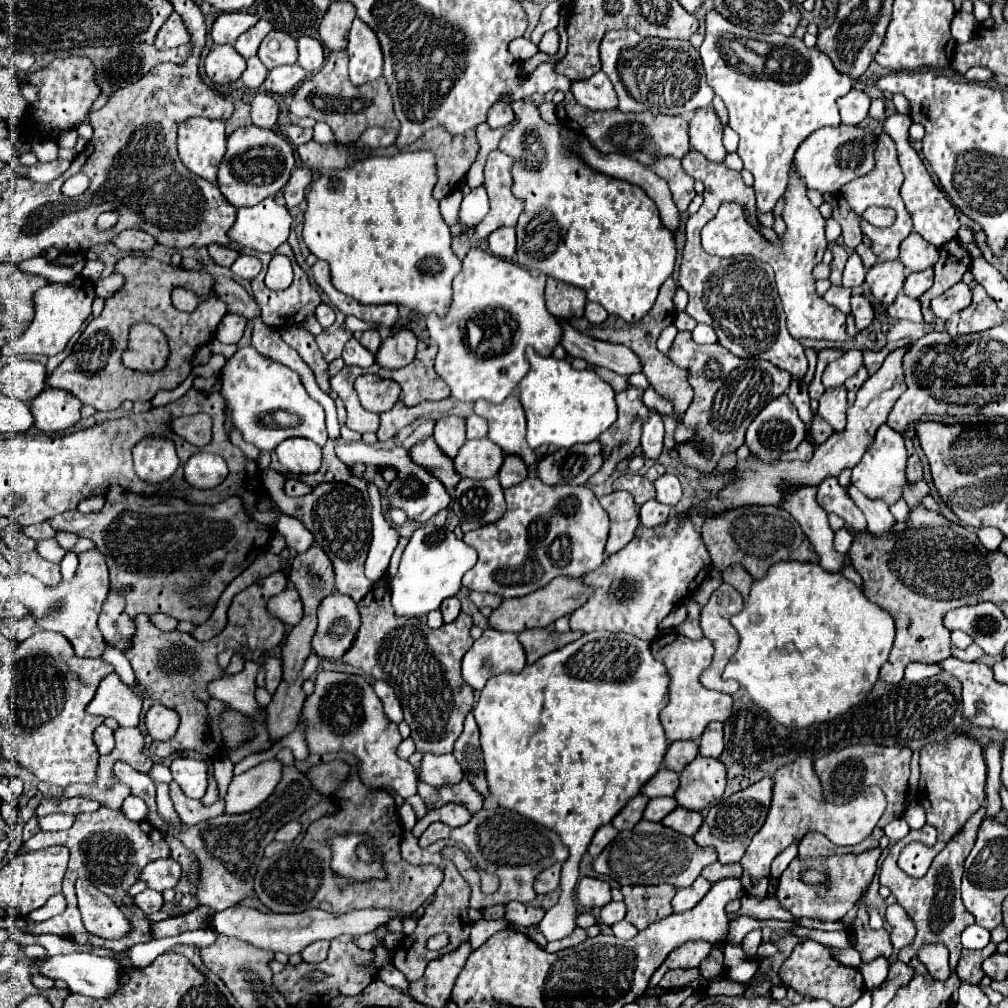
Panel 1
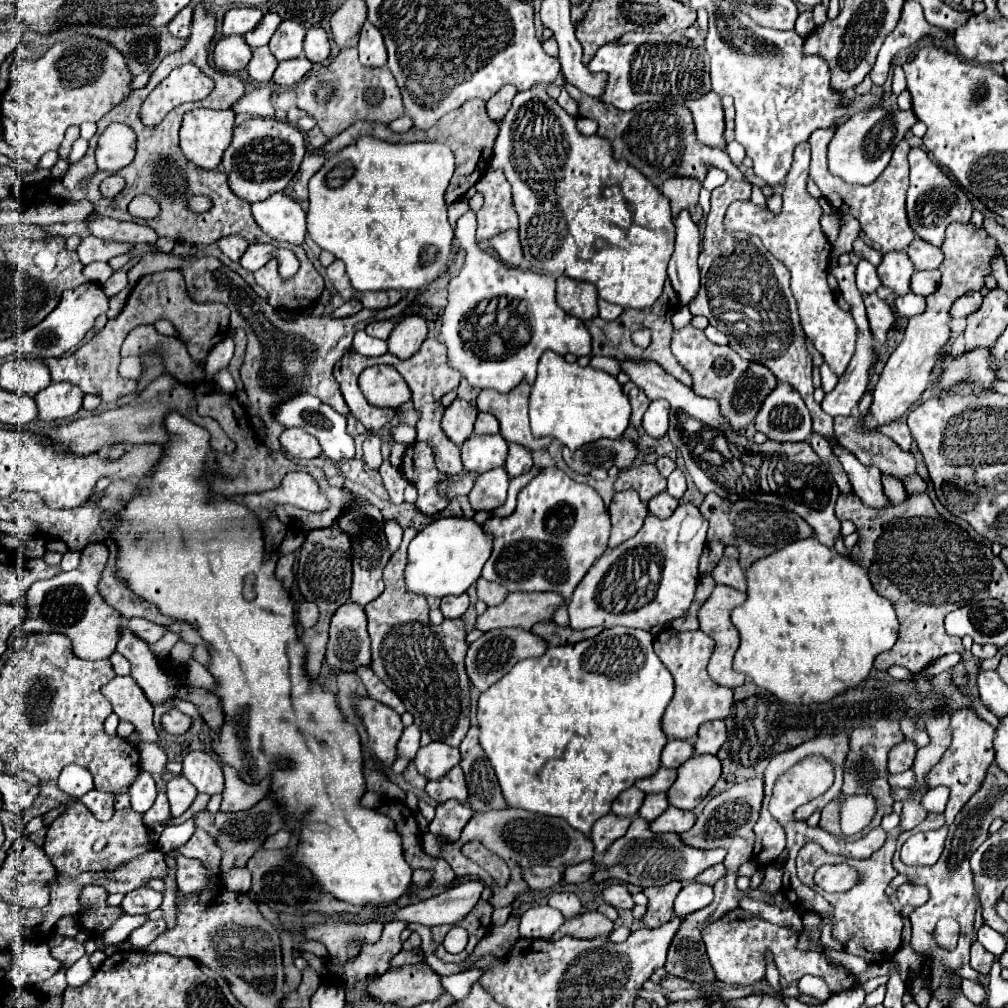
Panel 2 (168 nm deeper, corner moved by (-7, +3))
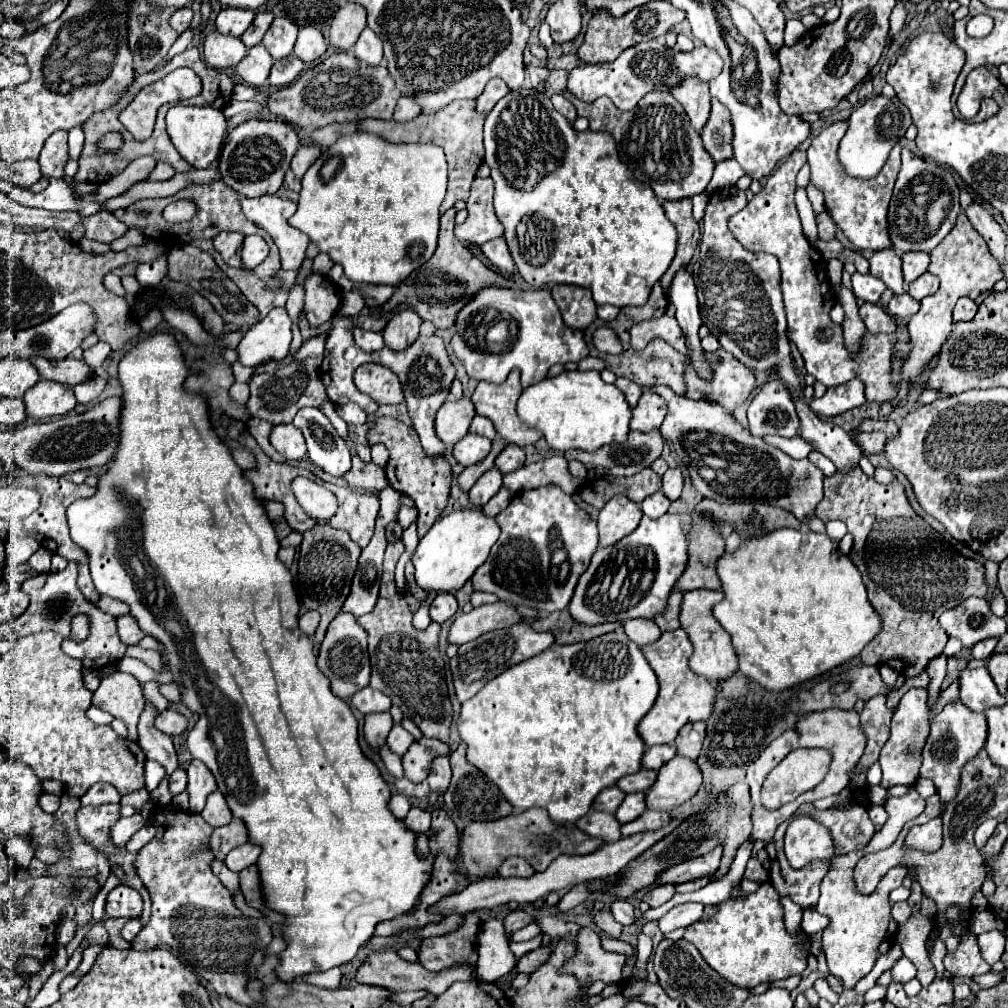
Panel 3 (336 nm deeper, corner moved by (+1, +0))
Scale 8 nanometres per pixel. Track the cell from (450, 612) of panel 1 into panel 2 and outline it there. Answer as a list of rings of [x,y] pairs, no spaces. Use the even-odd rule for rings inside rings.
[[[460,594],[460,596],[444,596],[440,610],[444,614],[444,618],[460,618],[468,608],[468,594]]]

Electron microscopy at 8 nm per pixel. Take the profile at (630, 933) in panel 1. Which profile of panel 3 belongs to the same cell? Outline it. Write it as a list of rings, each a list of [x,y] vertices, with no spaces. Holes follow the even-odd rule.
[[[584,927],[578,933],[578,953],[572,957],[564,971],[574,973],[586,985],[590,981],[606,981],[606,983],[620,983],[622,981],[622,965],[626,963],[626,955],[612,953],[602,949],[600,939],[592,927]]]

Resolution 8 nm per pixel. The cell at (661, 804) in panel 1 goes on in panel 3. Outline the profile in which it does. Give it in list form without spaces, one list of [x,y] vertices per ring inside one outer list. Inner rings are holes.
[[[644,793],[626,795],[624,803],[620,805],[620,809],[616,811],[616,815],[614,815],[614,817],[616,817],[620,823],[630,823],[630,821],[634,821],[636,817],[640,817],[640,815],[646,811],[644,799],[646,799],[646,795],[644,795]]]

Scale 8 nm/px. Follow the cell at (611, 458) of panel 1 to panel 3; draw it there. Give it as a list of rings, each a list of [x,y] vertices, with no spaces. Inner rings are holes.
[[[620,377],[620,379],[616,379],[616,383],[614,383],[624,395],[626,395],[626,401],[628,401],[628,405],[634,409],[636,407],[636,403],[638,403],[638,399],[640,399],[640,395],[642,395],[642,387],[640,385],[636,385],[636,383],[632,383],[630,379],[624,379],[624,377]]]

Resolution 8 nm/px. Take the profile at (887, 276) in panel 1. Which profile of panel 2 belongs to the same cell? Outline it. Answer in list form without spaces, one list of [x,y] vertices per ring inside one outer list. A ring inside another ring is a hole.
[[[888,252],[882,256],[878,266],[878,276],[884,286],[894,288],[898,296],[910,292],[910,278],[914,272],[914,264],[908,260],[906,252]]]

